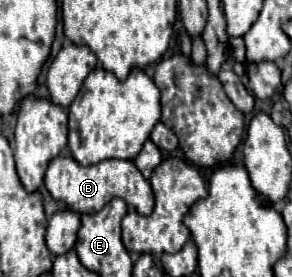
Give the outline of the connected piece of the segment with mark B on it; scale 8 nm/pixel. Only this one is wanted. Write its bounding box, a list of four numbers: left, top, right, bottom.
[45,156,155,216]

